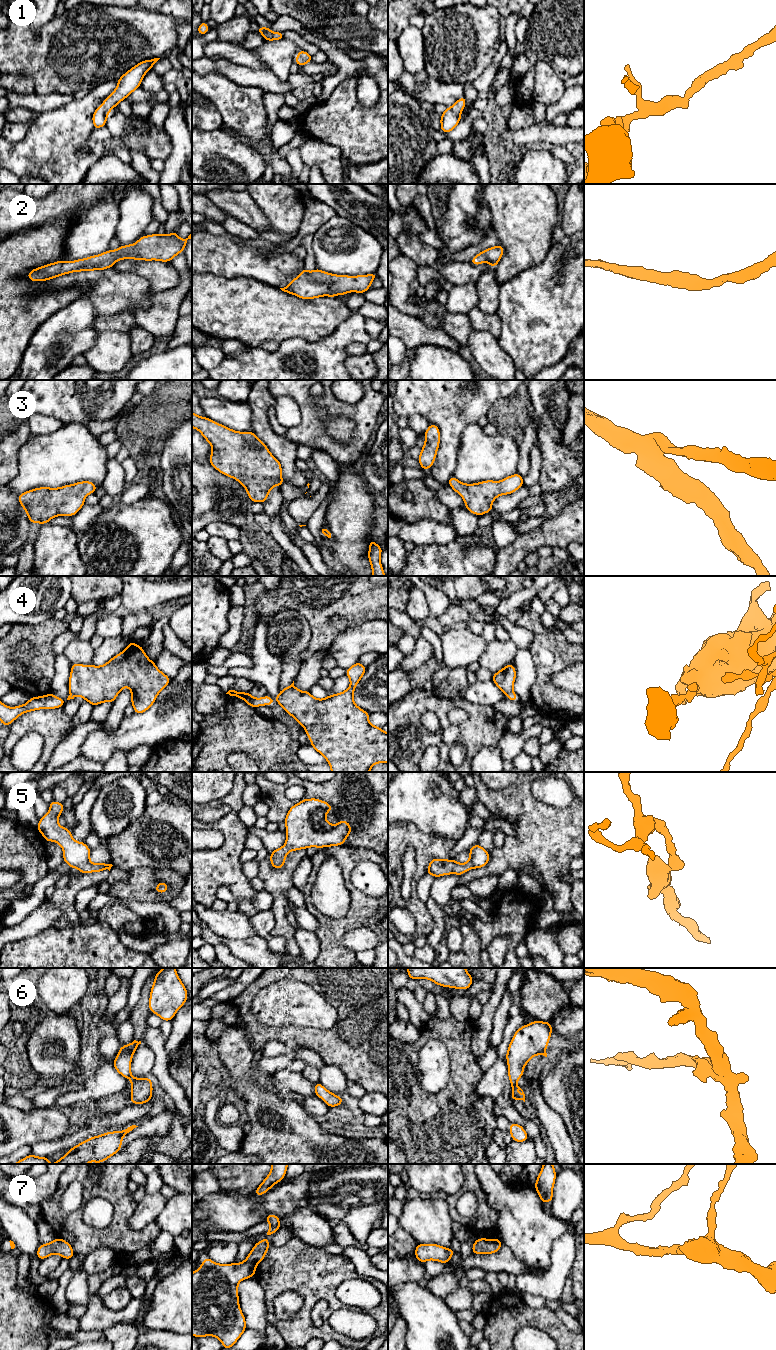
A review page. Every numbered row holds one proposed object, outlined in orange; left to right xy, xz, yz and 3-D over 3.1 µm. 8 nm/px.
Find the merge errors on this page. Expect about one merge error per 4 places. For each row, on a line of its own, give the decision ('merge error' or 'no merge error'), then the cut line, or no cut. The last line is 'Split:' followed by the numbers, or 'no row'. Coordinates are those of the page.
1: no merge error; cut none
2: no merge error; cut none
3: no merge error; cut none
4: merge error; cut yz (512, 692), (507, 695)
5: no merge error; cut none
6: no merge error; cut none
7: no merge error; cut none
Split: 4

